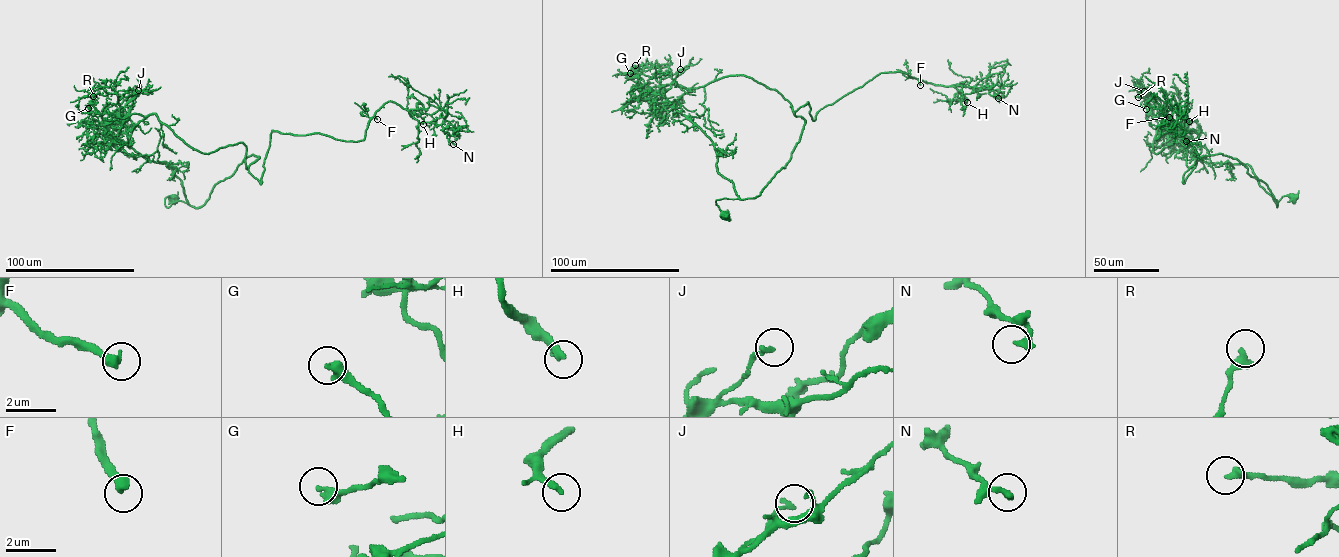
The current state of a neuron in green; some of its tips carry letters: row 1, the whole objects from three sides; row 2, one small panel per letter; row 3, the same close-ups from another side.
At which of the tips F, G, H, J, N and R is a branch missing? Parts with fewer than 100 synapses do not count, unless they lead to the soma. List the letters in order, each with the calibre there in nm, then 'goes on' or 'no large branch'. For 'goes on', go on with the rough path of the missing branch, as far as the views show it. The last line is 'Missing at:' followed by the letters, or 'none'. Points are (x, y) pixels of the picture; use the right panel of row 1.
F: calibre 400 nm; goes on; course (1169, 117), (1178, 117), (1194, 140), (1209, 148), (1206, 148), (1204, 137)
G: calibre 360 nm; no large branch
H: calibre 280 nm; goes on; course (1189, 121), (1197, 127), (1197, 131), (1192, 135), (1185, 126)
J: calibre 180 nm; no large branch
N: calibre 280 nm; no large branch
R: calibre 360 nm; no large branch
Missing at: F, H

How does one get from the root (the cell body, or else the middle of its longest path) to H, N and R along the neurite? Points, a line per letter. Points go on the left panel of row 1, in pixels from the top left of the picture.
H: (172, 198), (167, 207), (201, 207), (251, 154), (261, 183), (272, 131), (362, 140), (389, 101), (423, 124)
N: (172, 198), (201, 207), (251, 154), (261, 183), (272, 131), (362, 140), (389, 101), (454, 127), (453, 144)
R: (172, 198), (167, 207), (187, 201), (170, 164), (137, 153), (120, 118), (100, 125), (88, 108), (93, 96)

